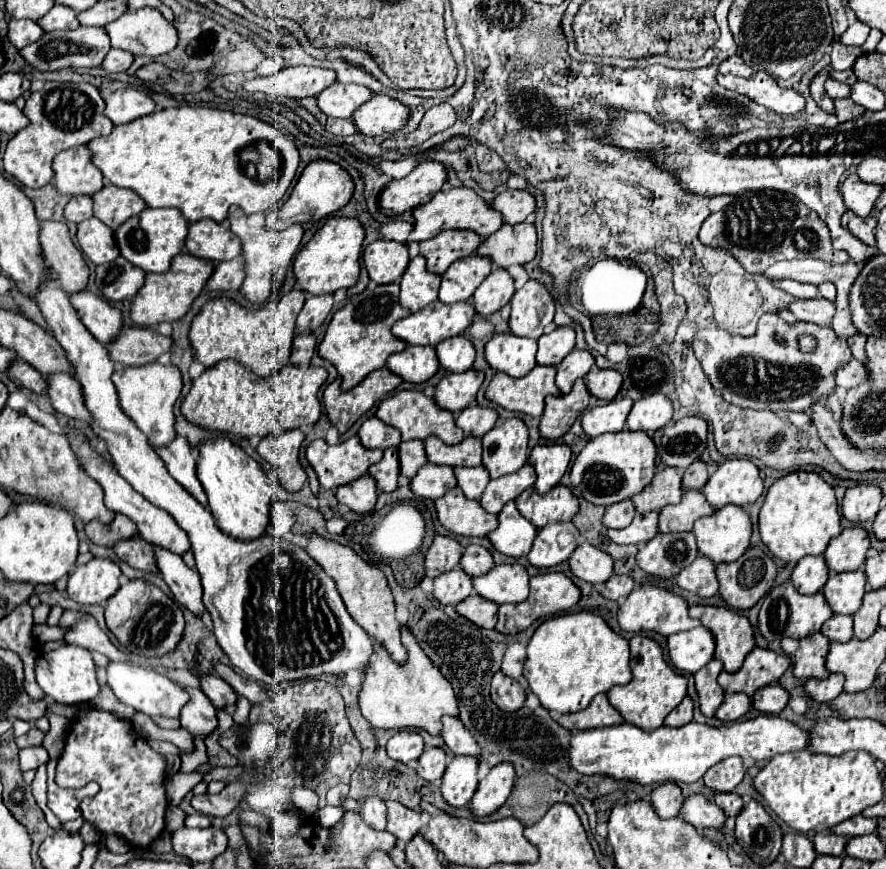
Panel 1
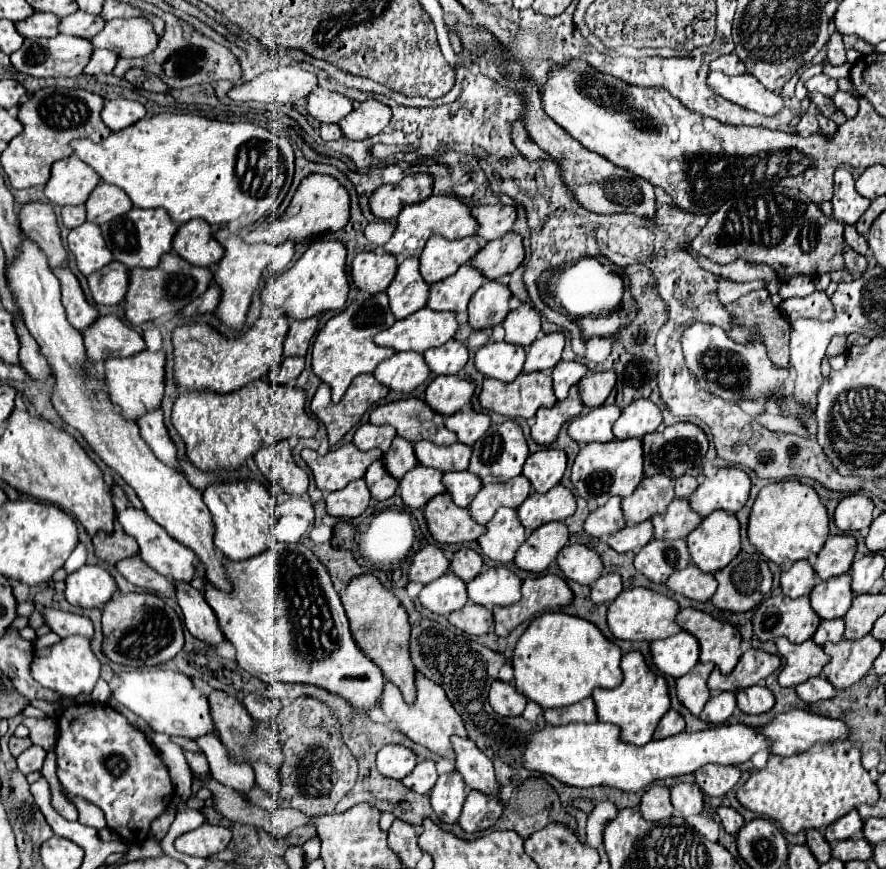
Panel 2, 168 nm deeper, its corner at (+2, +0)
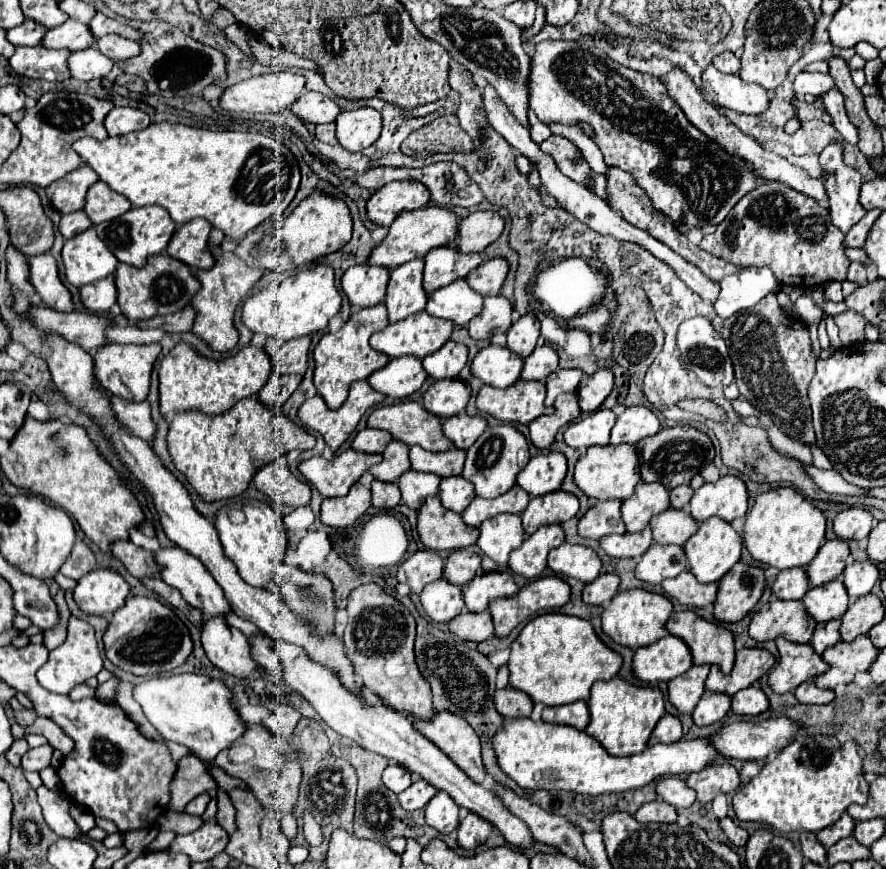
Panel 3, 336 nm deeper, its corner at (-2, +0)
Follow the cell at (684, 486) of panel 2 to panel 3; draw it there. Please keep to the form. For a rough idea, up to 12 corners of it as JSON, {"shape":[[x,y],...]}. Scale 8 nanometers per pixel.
{"shape":[[683,484],[671,490],[671,508],[687,508],[693,488]]}

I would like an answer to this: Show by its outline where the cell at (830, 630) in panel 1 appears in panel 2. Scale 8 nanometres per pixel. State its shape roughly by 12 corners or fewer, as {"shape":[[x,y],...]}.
{"shape":[[821,620],[813,642],[843,640],[843,620]]}

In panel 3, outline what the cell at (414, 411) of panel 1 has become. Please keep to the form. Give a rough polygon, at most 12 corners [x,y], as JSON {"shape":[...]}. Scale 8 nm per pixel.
{"shape":[[417,402],[371,412],[369,428],[389,430],[407,446],[443,452],[453,446],[441,418]]}

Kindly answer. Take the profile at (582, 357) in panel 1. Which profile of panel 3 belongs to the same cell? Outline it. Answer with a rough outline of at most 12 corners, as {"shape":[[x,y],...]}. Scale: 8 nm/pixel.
{"shape":[[555,370],[547,376],[545,406],[563,392],[575,392],[583,370]]}

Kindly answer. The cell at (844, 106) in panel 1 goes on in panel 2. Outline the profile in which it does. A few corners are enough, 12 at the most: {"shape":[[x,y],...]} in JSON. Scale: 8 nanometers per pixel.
{"shape":[[813,92],[809,100],[825,118],[845,124],[847,118],[831,106],[831,98]]}

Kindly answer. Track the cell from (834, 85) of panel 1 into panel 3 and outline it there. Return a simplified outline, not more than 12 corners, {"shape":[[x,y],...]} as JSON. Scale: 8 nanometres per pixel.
{"shape":[[801,72],[795,94],[825,94],[835,88],[831,74]]}

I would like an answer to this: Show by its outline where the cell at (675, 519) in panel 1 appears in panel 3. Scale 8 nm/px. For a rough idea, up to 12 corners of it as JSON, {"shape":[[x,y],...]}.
{"shape":[[669,508],[651,520],[657,544],[683,546],[699,524]]}

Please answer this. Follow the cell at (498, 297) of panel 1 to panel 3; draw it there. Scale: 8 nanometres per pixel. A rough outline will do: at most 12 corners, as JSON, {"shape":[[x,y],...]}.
{"shape":[[497,294],[469,322],[473,340],[511,326],[511,302]]}

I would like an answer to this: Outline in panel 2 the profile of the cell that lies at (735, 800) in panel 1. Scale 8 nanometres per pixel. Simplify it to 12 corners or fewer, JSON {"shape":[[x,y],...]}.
{"shape":[[719,806],[721,824],[727,834],[737,834],[745,824],[733,808]]}

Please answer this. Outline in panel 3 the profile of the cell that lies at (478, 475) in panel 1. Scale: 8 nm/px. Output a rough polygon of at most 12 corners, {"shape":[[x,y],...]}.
{"shape":[[463,476],[443,478],[439,498],[449,510],[463,512],[475,488]]}

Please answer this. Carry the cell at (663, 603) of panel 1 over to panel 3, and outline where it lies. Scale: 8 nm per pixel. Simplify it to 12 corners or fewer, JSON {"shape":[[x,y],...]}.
{"shape":[[641,588],[619,592],[603,632],[637,650],[667,636],[673,604]]}

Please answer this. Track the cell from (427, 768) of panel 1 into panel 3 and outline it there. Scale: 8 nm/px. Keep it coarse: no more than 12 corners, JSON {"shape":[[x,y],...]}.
{"shape":[[417,778],[399,794],[405,810],[423,808],[435,794],[427,780]]}

